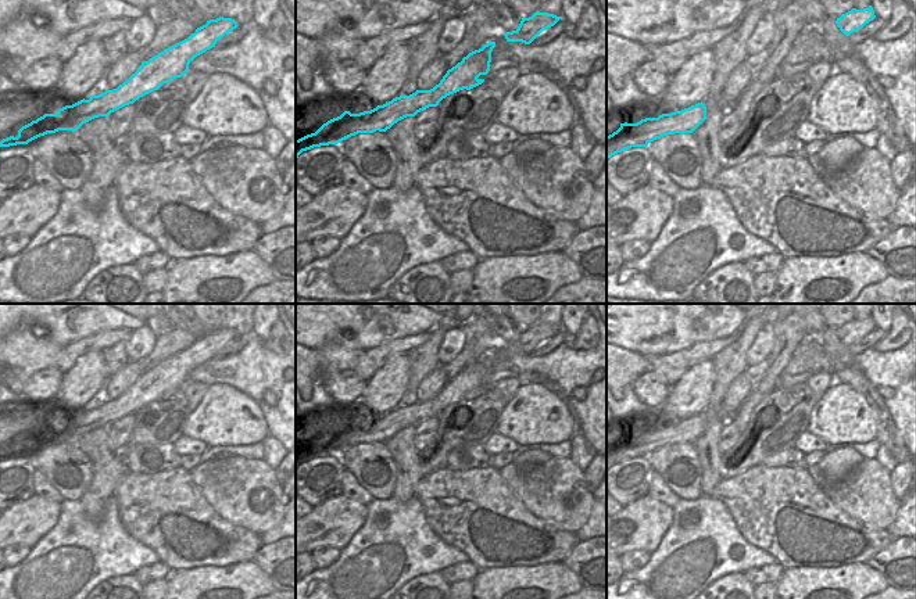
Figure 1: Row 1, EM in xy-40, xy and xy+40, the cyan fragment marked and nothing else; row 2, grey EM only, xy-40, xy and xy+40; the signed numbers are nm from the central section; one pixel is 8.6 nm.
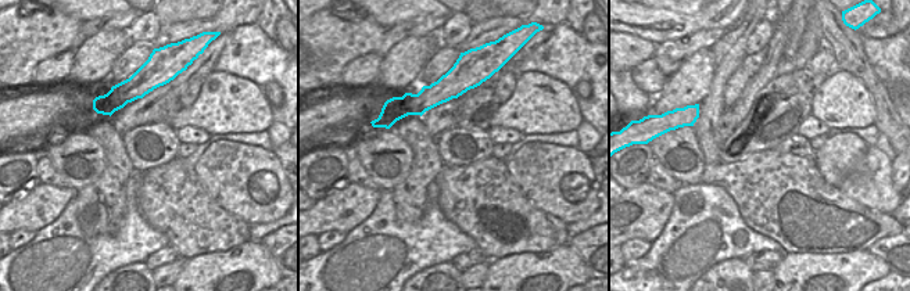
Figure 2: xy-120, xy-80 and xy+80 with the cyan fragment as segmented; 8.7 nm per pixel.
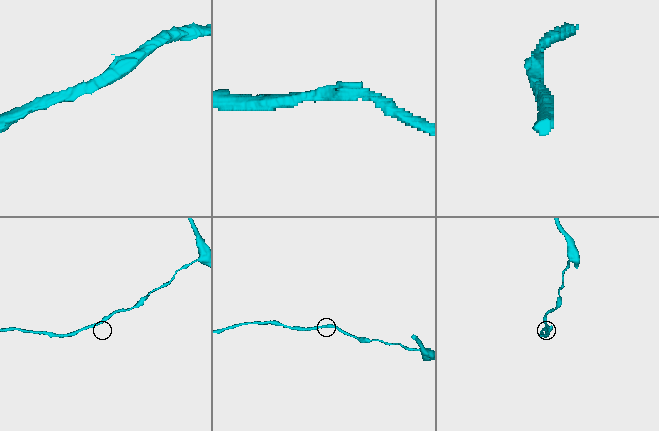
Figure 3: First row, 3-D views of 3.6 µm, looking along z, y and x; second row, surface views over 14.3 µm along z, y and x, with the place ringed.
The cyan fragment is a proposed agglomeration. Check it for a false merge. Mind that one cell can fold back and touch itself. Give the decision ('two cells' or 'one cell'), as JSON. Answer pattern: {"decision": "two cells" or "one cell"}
{"decision": "one cell"}

